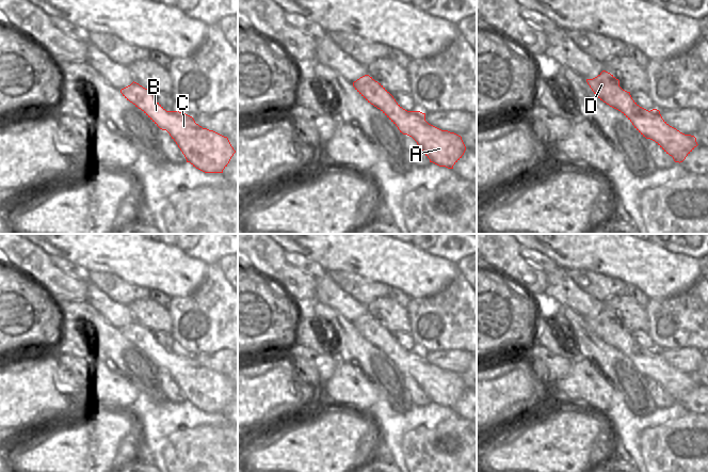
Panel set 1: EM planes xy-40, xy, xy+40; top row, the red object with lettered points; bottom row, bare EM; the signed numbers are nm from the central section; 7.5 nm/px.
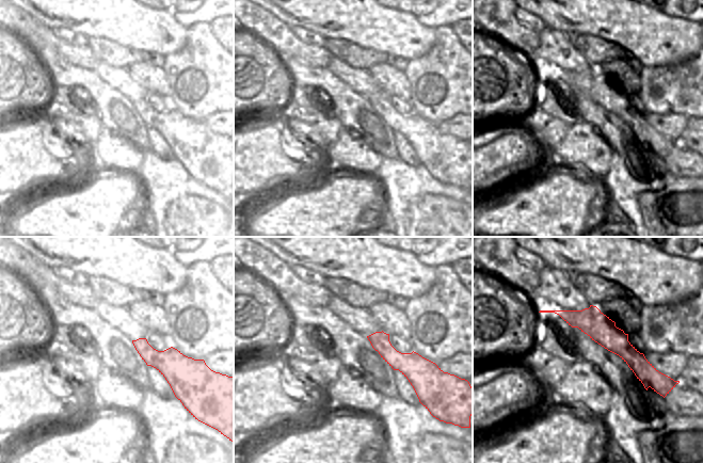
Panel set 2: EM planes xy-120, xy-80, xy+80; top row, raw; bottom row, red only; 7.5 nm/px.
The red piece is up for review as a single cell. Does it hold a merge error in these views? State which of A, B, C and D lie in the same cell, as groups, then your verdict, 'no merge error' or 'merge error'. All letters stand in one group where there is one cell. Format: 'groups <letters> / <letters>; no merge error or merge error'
groups A B C D; no merge error

